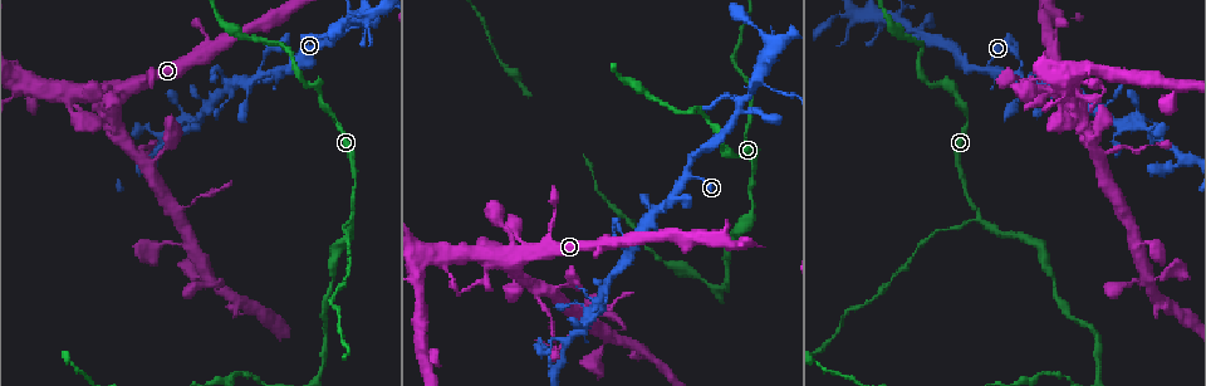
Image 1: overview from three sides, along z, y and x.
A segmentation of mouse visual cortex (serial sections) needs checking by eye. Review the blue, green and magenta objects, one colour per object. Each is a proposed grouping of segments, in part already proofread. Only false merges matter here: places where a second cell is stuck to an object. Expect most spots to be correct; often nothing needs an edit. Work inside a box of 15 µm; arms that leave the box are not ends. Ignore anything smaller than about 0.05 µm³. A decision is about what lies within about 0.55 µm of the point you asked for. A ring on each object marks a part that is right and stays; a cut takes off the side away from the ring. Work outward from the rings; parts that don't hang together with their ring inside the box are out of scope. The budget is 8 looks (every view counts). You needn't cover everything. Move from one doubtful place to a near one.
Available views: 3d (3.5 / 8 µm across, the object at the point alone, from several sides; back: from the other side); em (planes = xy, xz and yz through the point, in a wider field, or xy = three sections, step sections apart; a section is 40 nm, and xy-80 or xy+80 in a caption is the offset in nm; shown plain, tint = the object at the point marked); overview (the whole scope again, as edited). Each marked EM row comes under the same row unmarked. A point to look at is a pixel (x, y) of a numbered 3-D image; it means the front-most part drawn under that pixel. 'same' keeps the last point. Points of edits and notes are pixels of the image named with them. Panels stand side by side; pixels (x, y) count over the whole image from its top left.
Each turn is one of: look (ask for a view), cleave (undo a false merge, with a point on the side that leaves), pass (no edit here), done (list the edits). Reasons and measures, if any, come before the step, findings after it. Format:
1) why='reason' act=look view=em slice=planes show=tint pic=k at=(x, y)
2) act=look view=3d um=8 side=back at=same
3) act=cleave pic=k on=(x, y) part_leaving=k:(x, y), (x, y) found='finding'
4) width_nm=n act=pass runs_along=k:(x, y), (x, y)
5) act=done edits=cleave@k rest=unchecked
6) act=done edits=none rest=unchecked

why='branch point' act=look view=3d um=3.5 pic=1 at=(661, 206)

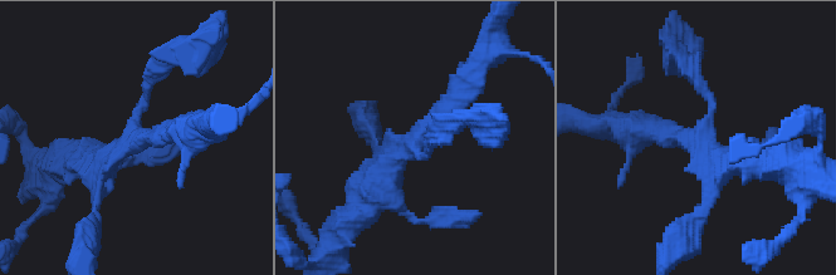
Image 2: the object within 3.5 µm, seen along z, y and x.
arms=3 arm_widths_nm=150,350,400 act=look view=em slice=planes show=tint pic=2 at=(419, 140)

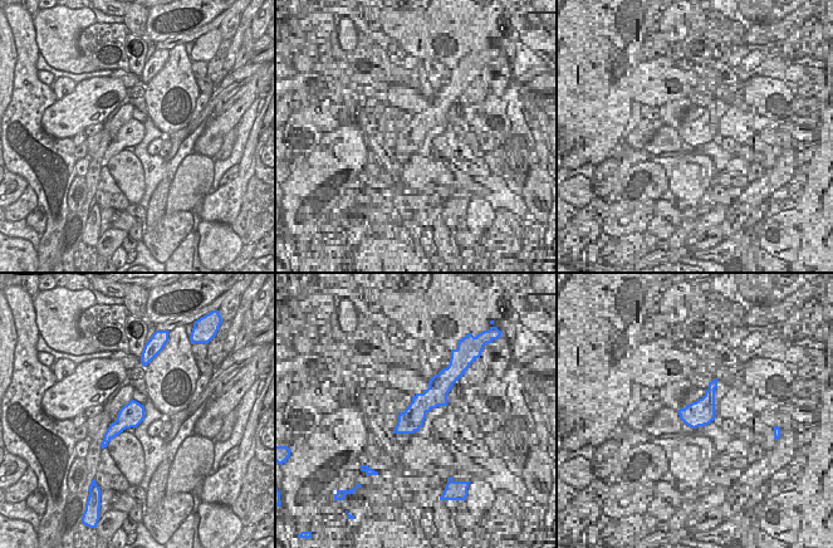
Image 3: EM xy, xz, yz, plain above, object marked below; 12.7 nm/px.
width_nm=320 act=pass runs_along=2:(472, 79), (367, 197) found='continuous, no second cell'

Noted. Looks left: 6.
act=look view=3d um=3.5 pic=1 at=(352, 220)

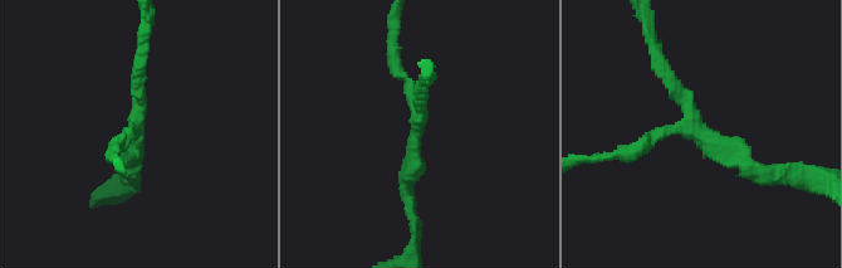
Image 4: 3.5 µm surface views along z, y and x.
arms=3 arm_widths_nm=200,200,300 act=look view=em slice=xy step=5 show=tint pic=4 at=(417, 123)

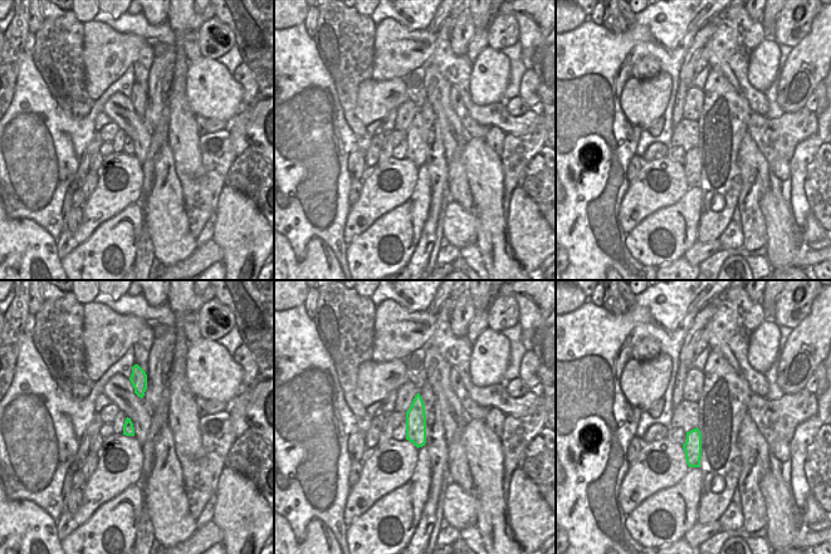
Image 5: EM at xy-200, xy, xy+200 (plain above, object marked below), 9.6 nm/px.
act=pass runs_along=4:(654, 50), (698, 131), (757, 170) found='all the same cell'

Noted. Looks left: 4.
act=look view=em slice=xy step=1 show=tint pic=1 at=(260, 381)

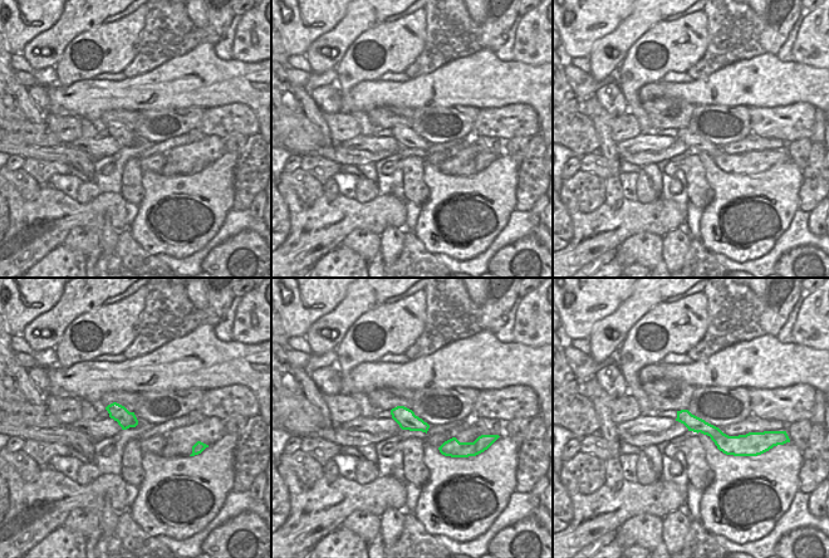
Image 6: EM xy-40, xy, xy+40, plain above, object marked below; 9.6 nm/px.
act=look view=3d um=3.5 at=same

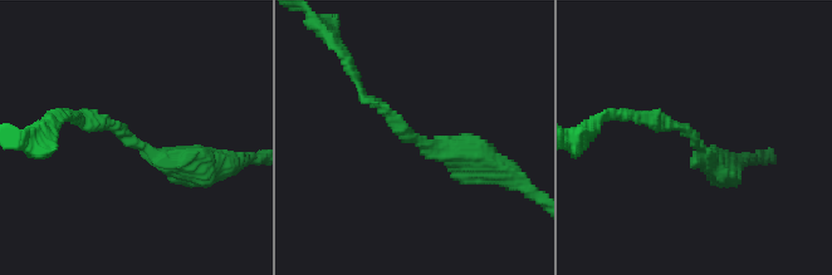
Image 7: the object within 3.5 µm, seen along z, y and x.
width_nm=190 act=pass runs_along=7:(475, 157), (410, 138), (356, 77) found='all the same cell'

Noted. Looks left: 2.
why='branch point' act=look view=3d um=3.5 pic=1 at=(555, 369)

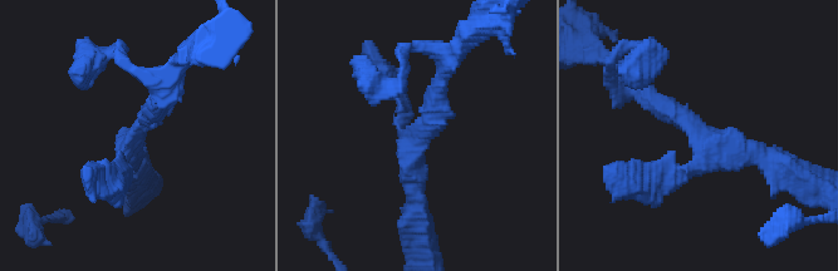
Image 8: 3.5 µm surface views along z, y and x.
act=look view=em slice=xy step=5 show=tint pic=8 at=(415, 138)

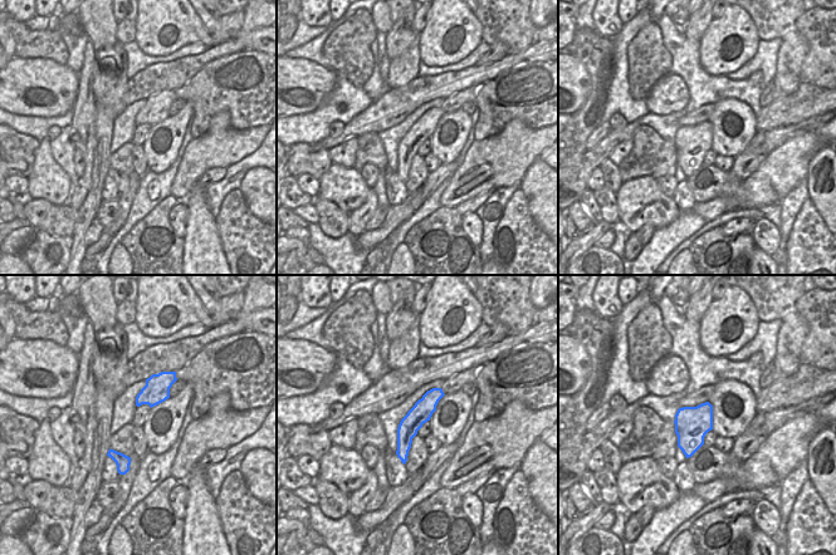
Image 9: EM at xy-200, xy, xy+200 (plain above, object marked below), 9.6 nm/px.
act=pass found='one cell here'

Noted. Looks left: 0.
act=done edits=none rest=unchecked

